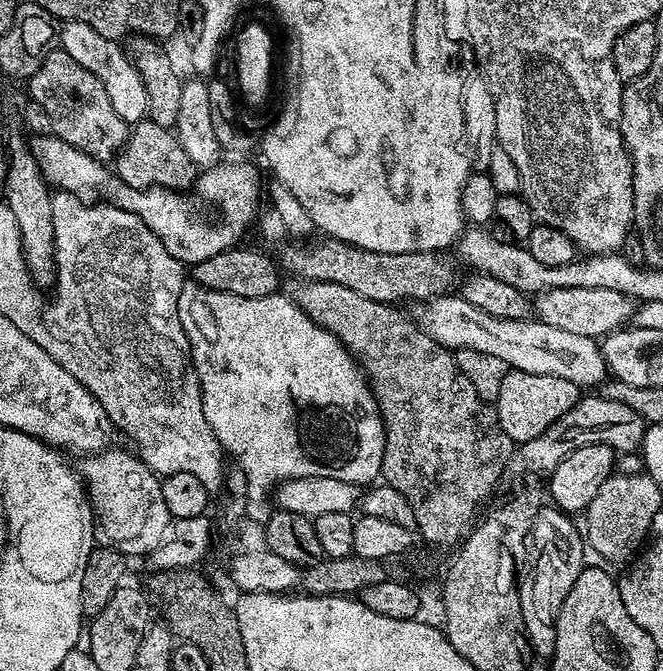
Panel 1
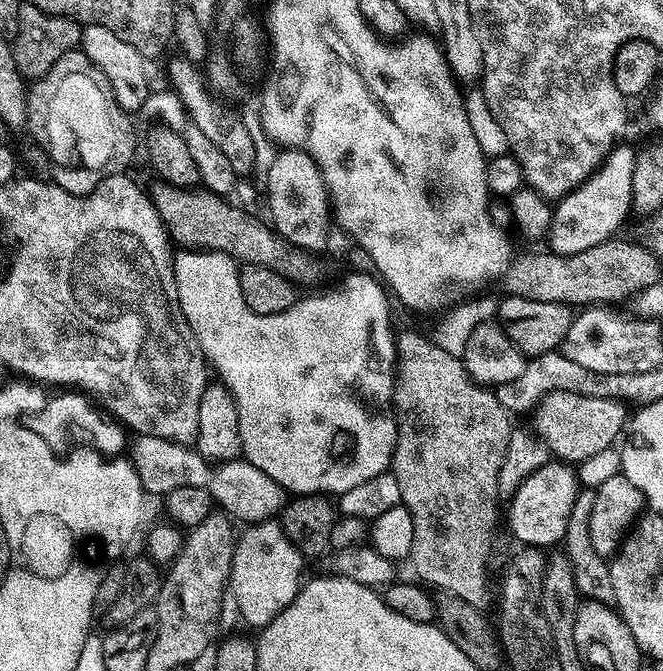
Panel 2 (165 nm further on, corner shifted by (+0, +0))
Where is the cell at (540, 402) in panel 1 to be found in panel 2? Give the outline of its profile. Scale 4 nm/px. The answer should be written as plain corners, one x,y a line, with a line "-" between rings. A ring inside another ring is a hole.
551,392
541,398
534,409
534,432
557,461
579,465
579,460
592,460
600,456
616,439
621,439
630,412
617,400
586,398
582,394

